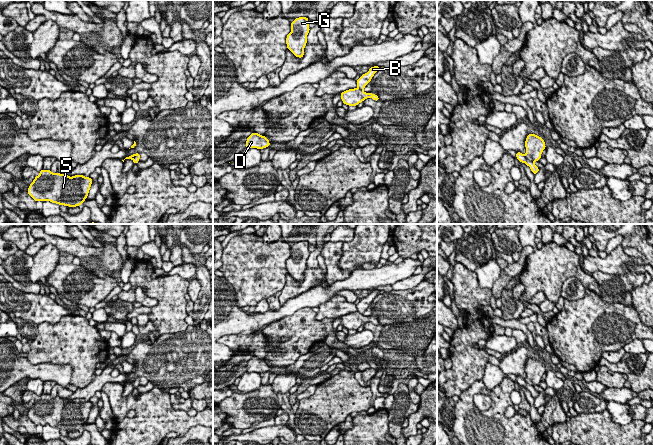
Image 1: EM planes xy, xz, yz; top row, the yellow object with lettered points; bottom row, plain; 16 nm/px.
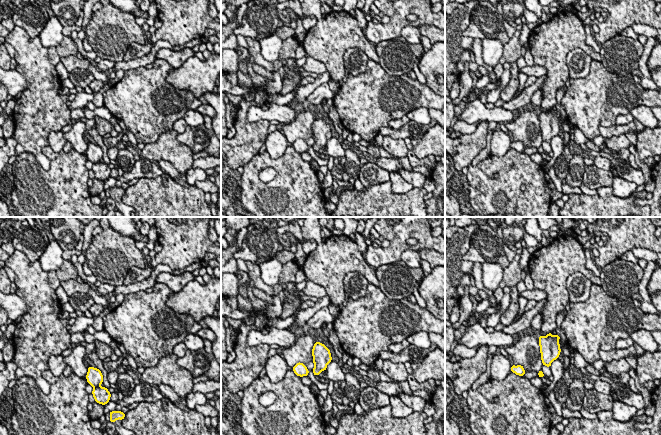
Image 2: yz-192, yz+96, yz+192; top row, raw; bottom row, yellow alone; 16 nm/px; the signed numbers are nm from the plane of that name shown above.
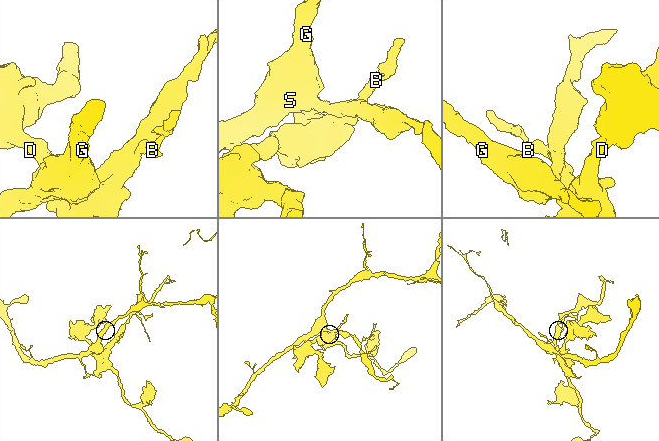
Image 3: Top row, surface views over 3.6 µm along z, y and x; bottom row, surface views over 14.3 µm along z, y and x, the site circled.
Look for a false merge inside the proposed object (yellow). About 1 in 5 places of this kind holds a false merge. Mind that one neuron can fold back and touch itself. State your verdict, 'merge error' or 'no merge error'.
merge error

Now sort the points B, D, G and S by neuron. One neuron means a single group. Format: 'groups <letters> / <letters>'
groups B D / G S

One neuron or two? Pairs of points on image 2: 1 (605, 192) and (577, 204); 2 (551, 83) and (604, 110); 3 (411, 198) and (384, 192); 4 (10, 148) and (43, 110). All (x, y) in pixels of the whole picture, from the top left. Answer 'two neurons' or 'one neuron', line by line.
1: one neuron
2: two neurons
3: one neuron
4: two neurons

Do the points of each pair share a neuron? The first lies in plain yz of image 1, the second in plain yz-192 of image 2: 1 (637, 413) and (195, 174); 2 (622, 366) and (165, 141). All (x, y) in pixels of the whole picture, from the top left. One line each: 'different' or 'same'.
1: different
2: different

